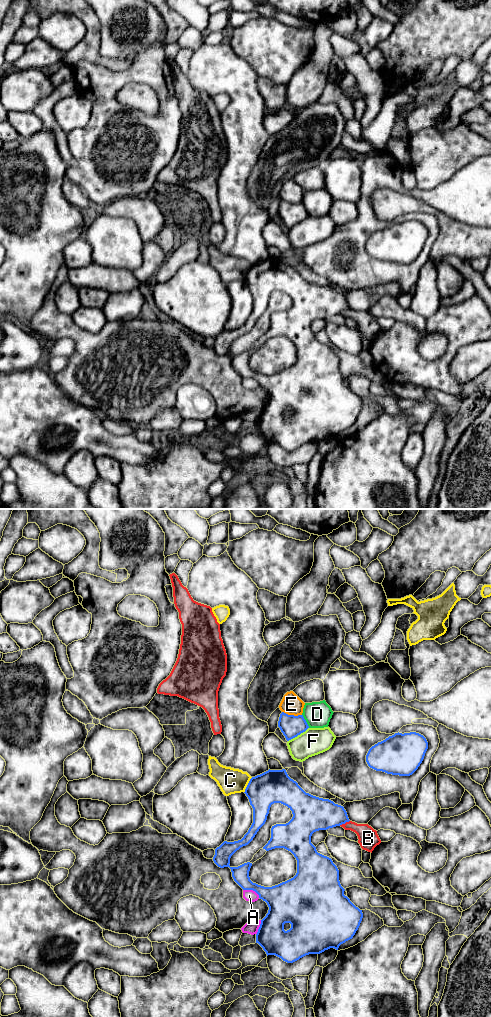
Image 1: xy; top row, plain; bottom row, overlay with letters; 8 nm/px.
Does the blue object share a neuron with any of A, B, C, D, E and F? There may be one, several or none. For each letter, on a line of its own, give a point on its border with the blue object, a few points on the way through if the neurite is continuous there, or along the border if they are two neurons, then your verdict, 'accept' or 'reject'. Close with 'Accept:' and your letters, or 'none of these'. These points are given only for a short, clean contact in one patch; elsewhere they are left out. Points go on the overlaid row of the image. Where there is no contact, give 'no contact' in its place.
A: meets blue in xy at (252, 889); reject
B: meets blue in xy at (344, 823); reject
C: meets blue in xy at (247, 785); border along xy (252, 777), (244, 792); reject
D: meets blue in xy at (305, 721); reject
E: meets blue in xy at (292, 715); reject
F: meets blue in xy at (298, 734); reject
Accept: none of these

